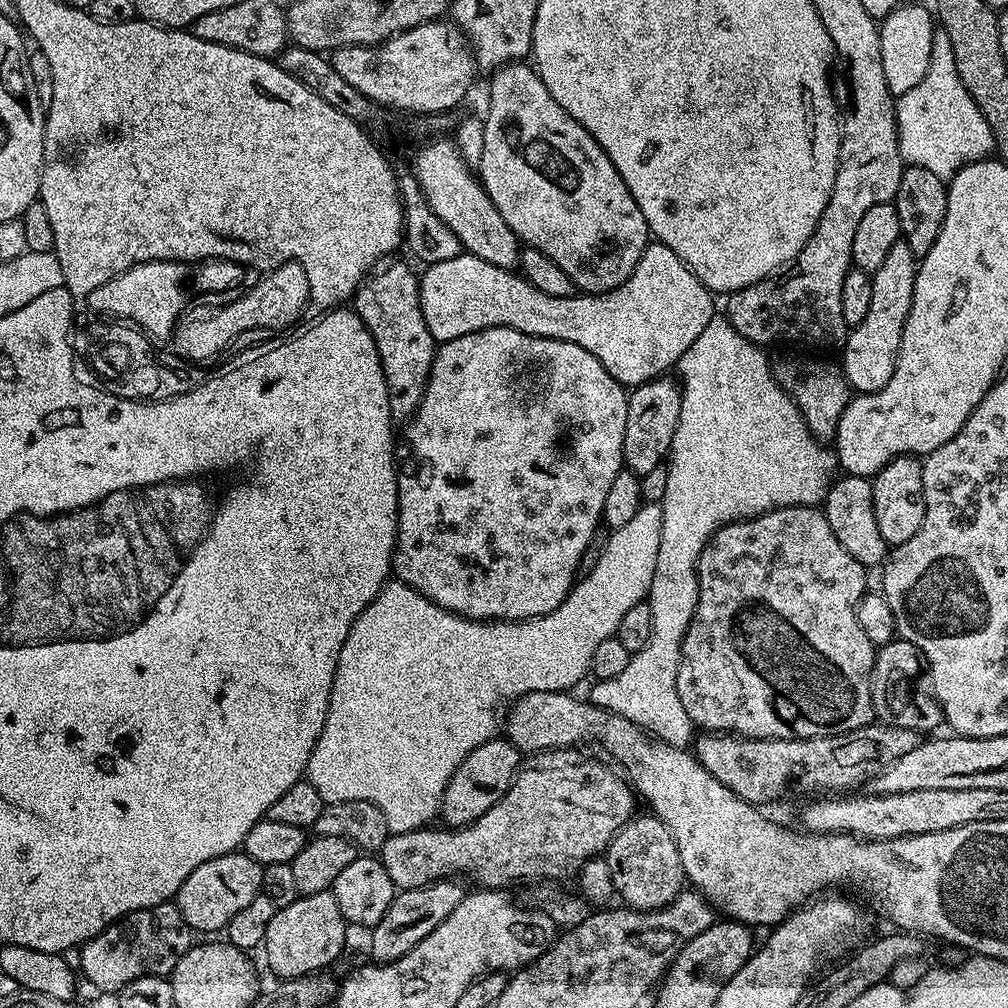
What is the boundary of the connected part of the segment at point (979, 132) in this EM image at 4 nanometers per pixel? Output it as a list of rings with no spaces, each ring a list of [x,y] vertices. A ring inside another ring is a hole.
[[[943,30],[935,31],[928,72],[912,90],[896,100],[896,137],[900,159],[908,166],[922,166],[947,181],[963,164],[993,155],[996,143],[990,122],[978,110],[970,90],[962,86],[954,65],[953,47]]]

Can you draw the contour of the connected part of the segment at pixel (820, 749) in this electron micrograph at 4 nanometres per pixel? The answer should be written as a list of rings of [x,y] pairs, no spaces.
[[[873,722],[862,726],[858,730],[850,730],[833,736],[815,736],[805,740],[750,740],[735,734],[721,734],[708,732],[700,741],[695,741],[694,755],[701,766],[710,770],[722,786],[734,790],[738,798],[742,798],[748,804],[765,806],[775,796],[780,796],[793,784],[800,792],[816,792],[812,794],[844,794],[849,790],[856,790],[859,784],[867,785],[873,776],[877,776],[884,769],[889,768],[894,762],[898,762],[910,750],[914,750],[921,744],[921,733],[910,730],[906,726],[894,726],[893,724],[881,724]]]

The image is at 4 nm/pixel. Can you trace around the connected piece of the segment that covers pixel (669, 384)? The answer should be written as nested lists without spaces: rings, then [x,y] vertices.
[[[657,378],[637,384],[628,392],[626,406],[626,438],[622,438],[624,468],[642,477],[650,470],[665,463],[668,451],[672,449],[674,430],[678,426],[678,414],[682,410],[681,385],[675,379]]]

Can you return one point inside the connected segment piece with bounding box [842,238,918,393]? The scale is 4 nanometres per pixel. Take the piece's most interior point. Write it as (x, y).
(871, 348)

